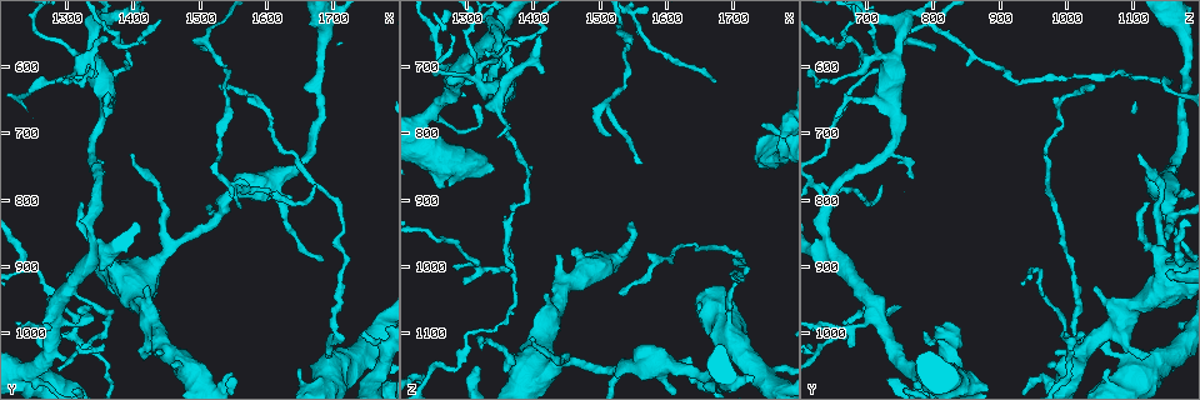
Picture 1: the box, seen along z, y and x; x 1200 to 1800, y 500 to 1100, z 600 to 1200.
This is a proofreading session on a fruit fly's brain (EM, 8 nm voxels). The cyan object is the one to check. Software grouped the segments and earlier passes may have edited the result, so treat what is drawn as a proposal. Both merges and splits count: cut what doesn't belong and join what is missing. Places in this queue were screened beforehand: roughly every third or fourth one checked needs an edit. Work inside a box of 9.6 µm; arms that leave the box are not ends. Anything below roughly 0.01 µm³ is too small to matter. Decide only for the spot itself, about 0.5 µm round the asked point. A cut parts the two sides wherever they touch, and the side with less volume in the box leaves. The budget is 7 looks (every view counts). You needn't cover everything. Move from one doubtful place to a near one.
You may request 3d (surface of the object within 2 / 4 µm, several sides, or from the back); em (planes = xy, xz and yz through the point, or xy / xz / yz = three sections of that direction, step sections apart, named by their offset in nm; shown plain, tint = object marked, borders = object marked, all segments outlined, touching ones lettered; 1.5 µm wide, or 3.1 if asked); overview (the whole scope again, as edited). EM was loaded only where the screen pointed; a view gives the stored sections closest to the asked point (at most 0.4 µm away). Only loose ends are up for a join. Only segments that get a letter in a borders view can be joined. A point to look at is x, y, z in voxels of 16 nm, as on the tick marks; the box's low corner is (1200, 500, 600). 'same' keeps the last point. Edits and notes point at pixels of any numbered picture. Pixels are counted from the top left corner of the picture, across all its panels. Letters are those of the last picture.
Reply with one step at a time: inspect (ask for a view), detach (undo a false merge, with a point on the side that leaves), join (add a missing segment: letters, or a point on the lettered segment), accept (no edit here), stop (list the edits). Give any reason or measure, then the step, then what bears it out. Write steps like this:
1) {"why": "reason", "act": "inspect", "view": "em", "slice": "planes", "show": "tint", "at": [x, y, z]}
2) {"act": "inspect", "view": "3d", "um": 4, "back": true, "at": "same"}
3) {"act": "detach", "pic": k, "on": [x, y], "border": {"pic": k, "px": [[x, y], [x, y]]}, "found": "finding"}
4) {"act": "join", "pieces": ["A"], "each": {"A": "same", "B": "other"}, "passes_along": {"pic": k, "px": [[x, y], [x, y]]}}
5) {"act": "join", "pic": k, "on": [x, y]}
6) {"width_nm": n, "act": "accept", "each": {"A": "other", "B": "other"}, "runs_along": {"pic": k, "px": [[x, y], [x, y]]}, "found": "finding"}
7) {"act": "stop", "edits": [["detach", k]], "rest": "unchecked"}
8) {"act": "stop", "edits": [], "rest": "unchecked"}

{"why": "tapers out", "act": "inspect", "view": "3d", "um": 2, "at": [1395, 730, 1105]}

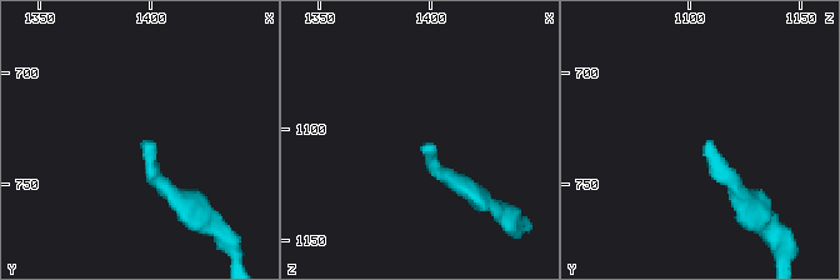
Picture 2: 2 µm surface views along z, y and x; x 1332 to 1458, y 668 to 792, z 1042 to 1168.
{"why": "shape alone is not enough", "act": "inspect", "view": "em", "slice": "planes", "show": "borders", "at": [1396, 729, 1109]}

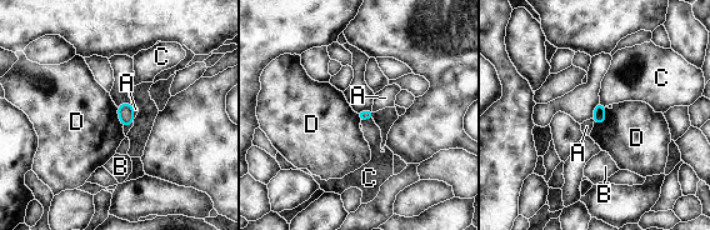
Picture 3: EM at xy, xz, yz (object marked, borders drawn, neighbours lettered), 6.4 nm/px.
{"act": "accept", "each": {"A": "other", "B": "other", "C": "other", "D": "other"}, "border": {"pic": 3, "px": [[371, 118], [361, 121]]}, "found": "no lettered segment goes on from it"}

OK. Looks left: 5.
{"why": "an open end", "act": "inspect", "view": "em", "slice": "yz", "step": 8, "show": "borders", "at": [1425, 925, 1040]}

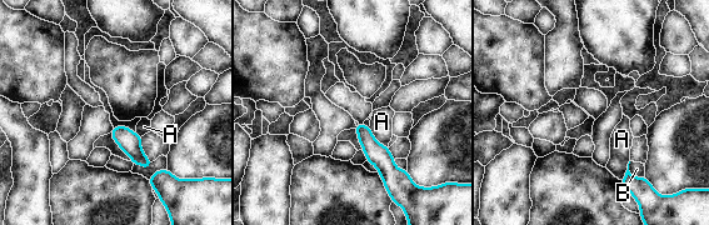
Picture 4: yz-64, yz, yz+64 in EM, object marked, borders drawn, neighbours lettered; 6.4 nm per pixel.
{"act": "accept", "each": {"A": "other", "B": "other"}, "runs_along": {"pic": 4, "px": [[360, 126], [369, 145], [397, 173]]}, "found": "no lettered segment goes on from it"}

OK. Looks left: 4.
{"why": "free end", "act": "inspect", "view": "em", "slice": "xz", "step": 8, "show": "borders", "at": [1330, 960, 755]}

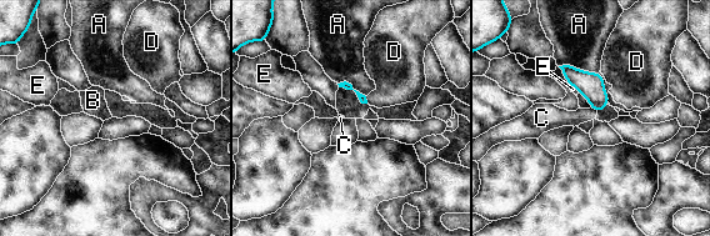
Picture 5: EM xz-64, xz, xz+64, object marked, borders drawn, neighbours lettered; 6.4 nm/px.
{"act": "accept", "each": {"A": "other", "B": "other", "C": "other", "D": "other", "E": "other"}, "border": {"pic": 5, "px": [[591, 108], [596, 113]]}, "found": "no lettered segment goes on from it"}

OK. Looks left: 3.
{"act": "stop", "edits": [], "rest": "unchecked"}

